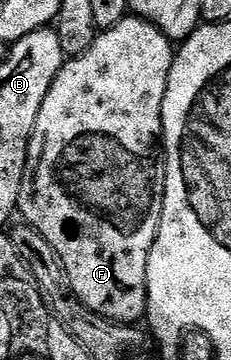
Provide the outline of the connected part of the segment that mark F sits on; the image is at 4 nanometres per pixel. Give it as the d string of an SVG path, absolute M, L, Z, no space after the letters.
M128 16L113 28L96 33L93 44L83 54L77 54L68 57L63 63L63 67L57 72L57 76L53 80L53 84L49 88L49 92L45 96L45 100L41 100L41 112L37 112L37 124L33 124L33 132L31 133L31 139L27 145L27 167L25 168L25 179L29 180L24 185L21 196L19 197L19 209L18 213L23 214L22 221L28 226L32 226L40 236L45 240L49 240L49 244L53 248L53 252L59 257L59 264L63 267L63 277L66 278L68 287L72 294L87 306L93 312L97 312L102 318L110 318L112 322L116 324L135 324L140 321L147 313L147 261L149 260L149 252L153 248L153 240L157 236L159 231L159 215L153 212L157 206L157 195L161 190L161 139L163 137L163 101L165 100L165 92L167 91L167 85L169 84L169 76L171 75L171 69L175 63L175 56L177 50L173 45L170 38L167 38L159 31L155 25L151 22L146 22L144 18L138 16Z

